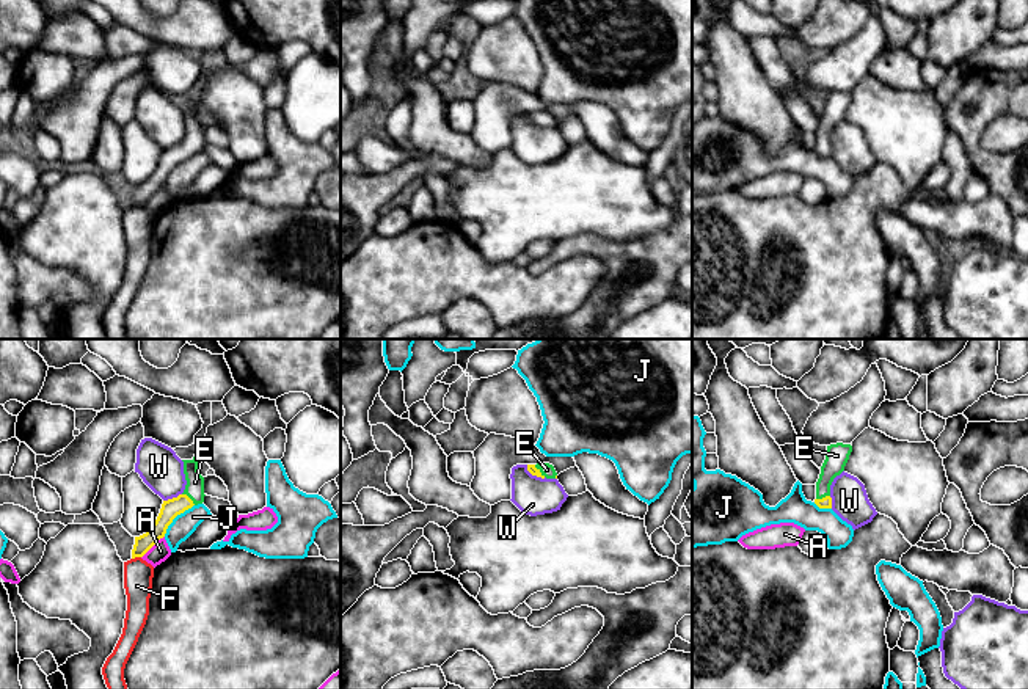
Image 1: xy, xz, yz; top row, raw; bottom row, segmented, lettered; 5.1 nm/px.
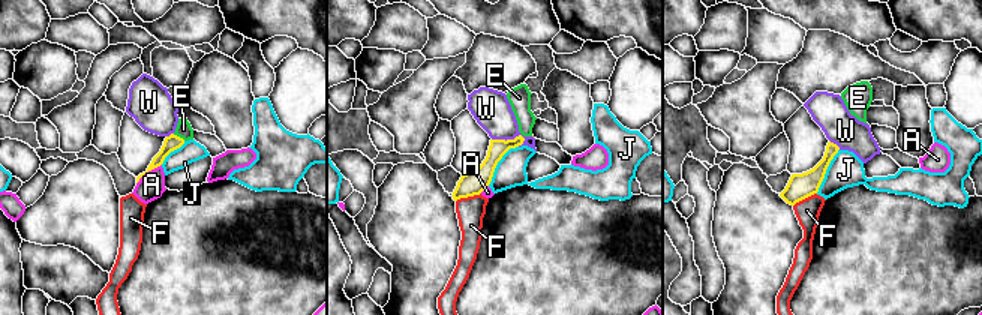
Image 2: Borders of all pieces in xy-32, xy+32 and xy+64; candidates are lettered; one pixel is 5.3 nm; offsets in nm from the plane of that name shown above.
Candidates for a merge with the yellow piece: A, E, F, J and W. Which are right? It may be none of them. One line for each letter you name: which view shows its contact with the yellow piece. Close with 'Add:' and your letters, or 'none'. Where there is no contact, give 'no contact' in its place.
E: meets yellow in xy
Add: E

